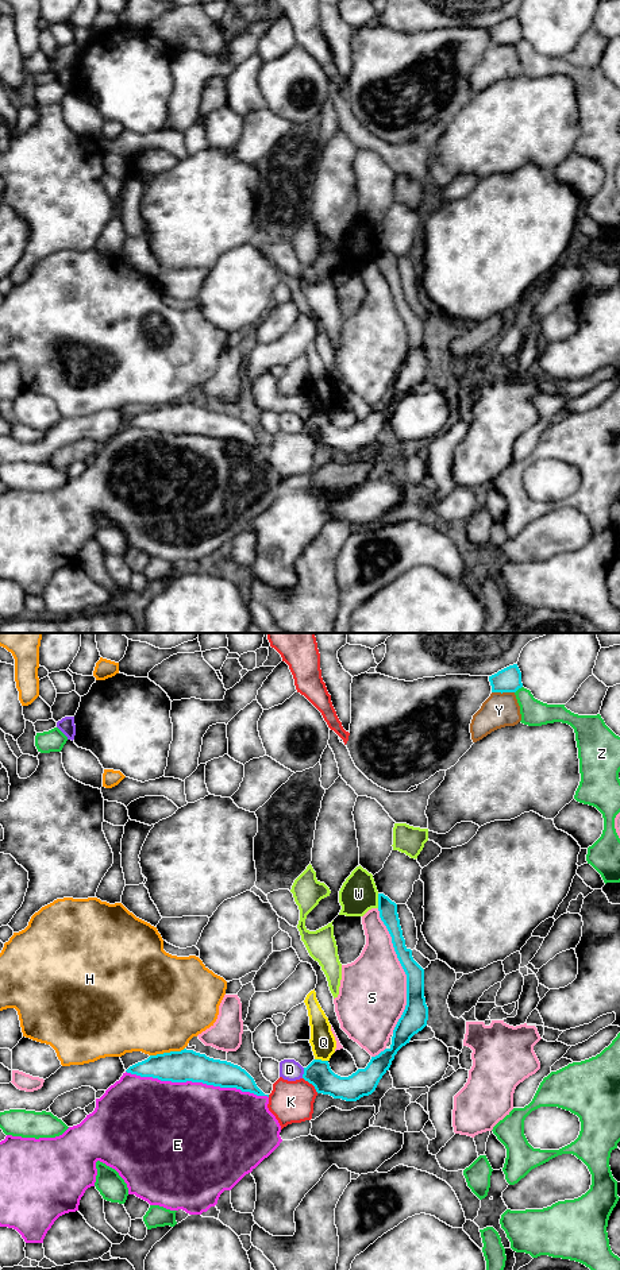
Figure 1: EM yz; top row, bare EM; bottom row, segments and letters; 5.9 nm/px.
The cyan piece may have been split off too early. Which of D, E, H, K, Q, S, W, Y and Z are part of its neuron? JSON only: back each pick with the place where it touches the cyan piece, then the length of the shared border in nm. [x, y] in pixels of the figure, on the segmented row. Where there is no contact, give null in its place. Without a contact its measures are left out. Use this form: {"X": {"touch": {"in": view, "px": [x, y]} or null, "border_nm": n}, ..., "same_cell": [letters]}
{"same_cell": []}

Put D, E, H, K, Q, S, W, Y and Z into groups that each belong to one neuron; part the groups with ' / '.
D / E / H / K / Q / S / W / Y / Z

